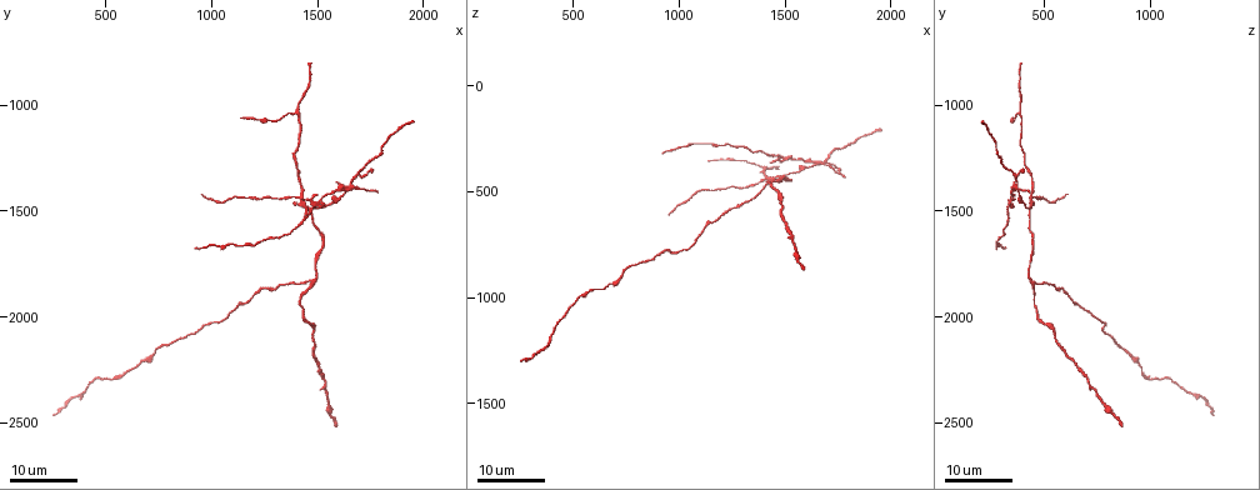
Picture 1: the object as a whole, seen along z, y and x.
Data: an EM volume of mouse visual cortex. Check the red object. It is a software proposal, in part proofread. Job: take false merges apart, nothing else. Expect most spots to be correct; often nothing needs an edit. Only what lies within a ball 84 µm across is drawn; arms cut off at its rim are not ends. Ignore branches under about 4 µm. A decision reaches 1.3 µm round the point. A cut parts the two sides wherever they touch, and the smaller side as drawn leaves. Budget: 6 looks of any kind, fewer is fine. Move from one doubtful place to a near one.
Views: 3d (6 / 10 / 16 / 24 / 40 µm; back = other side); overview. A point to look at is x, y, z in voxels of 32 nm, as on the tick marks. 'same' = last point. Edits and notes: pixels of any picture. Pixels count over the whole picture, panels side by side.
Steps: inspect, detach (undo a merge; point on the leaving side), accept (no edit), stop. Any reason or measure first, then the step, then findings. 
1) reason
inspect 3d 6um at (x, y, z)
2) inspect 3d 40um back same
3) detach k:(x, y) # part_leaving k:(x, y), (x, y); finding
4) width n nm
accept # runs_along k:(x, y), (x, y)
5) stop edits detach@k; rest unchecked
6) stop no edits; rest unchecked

three-way junction
inspect 3d 24um at (1400, 1040, 390)

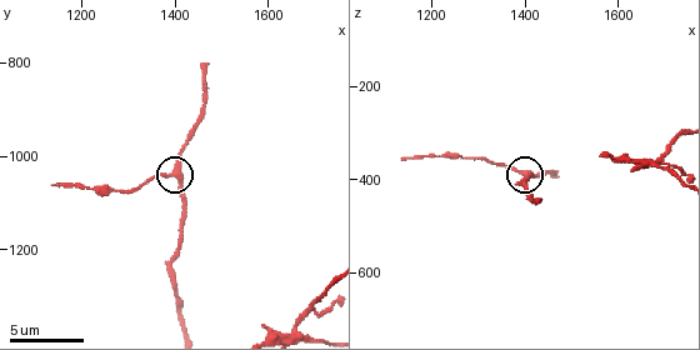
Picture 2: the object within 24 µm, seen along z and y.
inspect 3d 6um at (1400, 1035, 380)

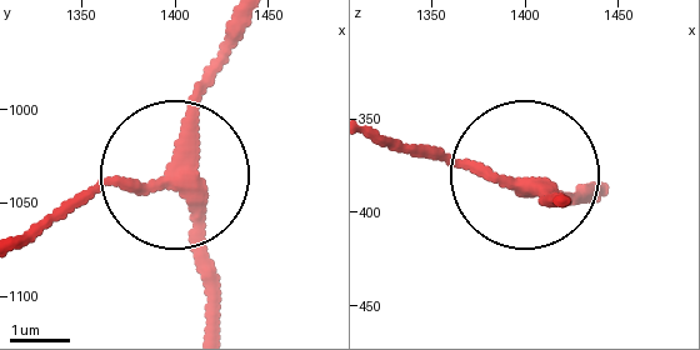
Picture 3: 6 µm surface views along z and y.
width 240 nm
accept # runs_along 3:(550, 196), (521, 183), (580, 196); one cell here

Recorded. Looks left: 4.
looks like a crossing
inspect 3d 16um at (1640, 1380, 370)

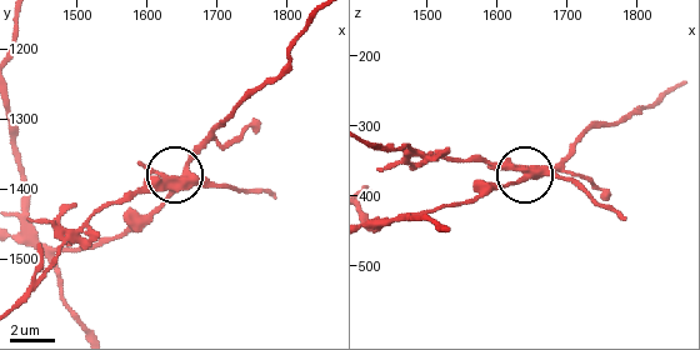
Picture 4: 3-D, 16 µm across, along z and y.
closer look
inspect 3d 6um at (1635, 1390, 360)

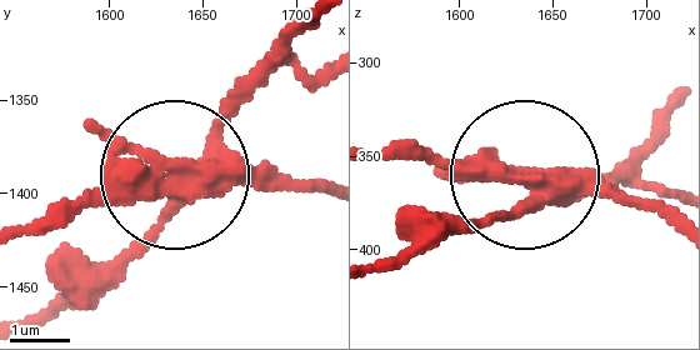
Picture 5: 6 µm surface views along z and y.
from behind
inspect 3d 6um back at (1640, 1386, 362)

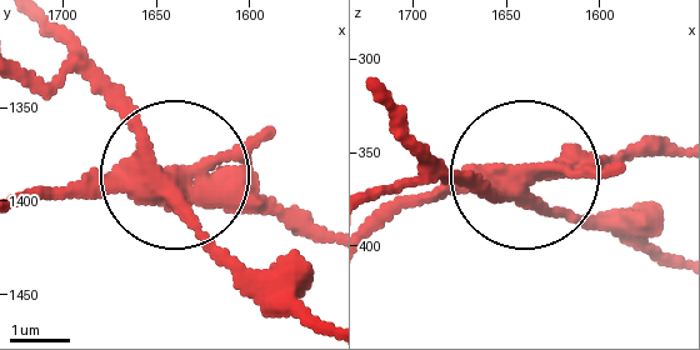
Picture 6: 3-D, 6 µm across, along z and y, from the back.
detach 6:(241, 153) # part_leaving 6:(168, 179), (328, 223); two cells meet here

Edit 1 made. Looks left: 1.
stop edits detach@6; rest unchecked

